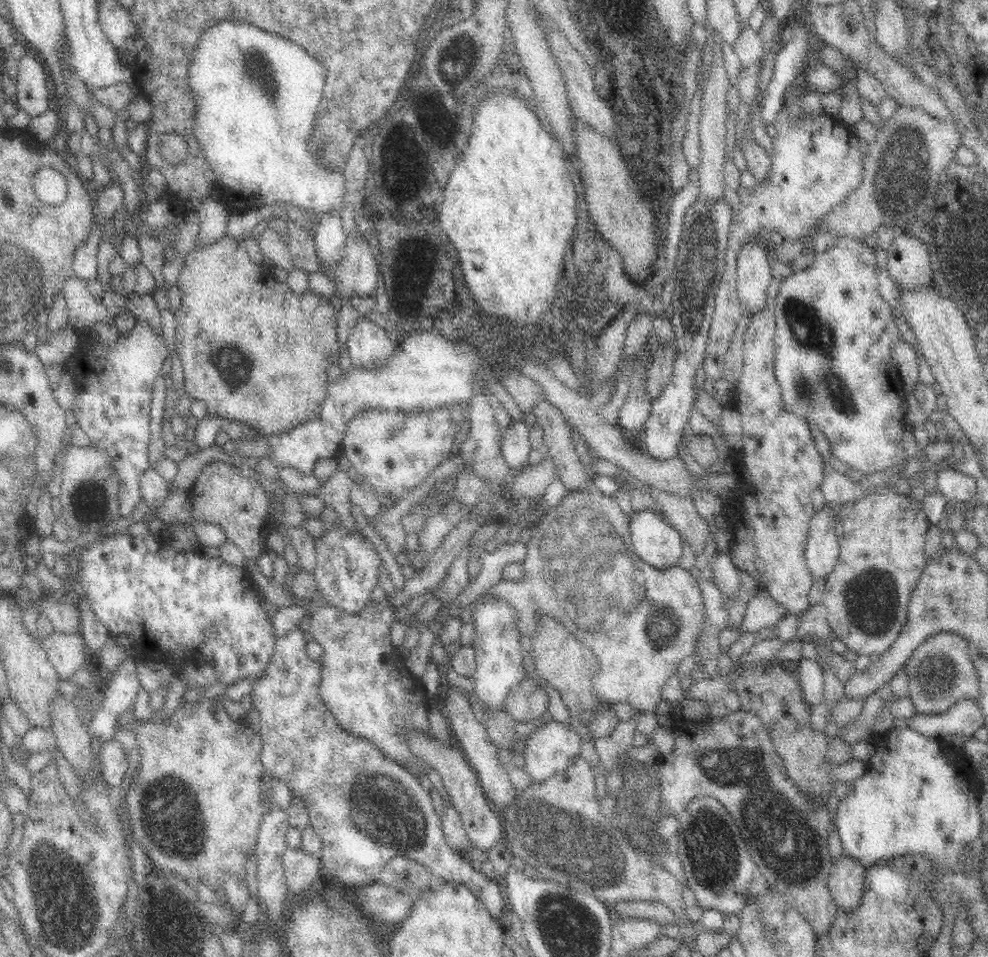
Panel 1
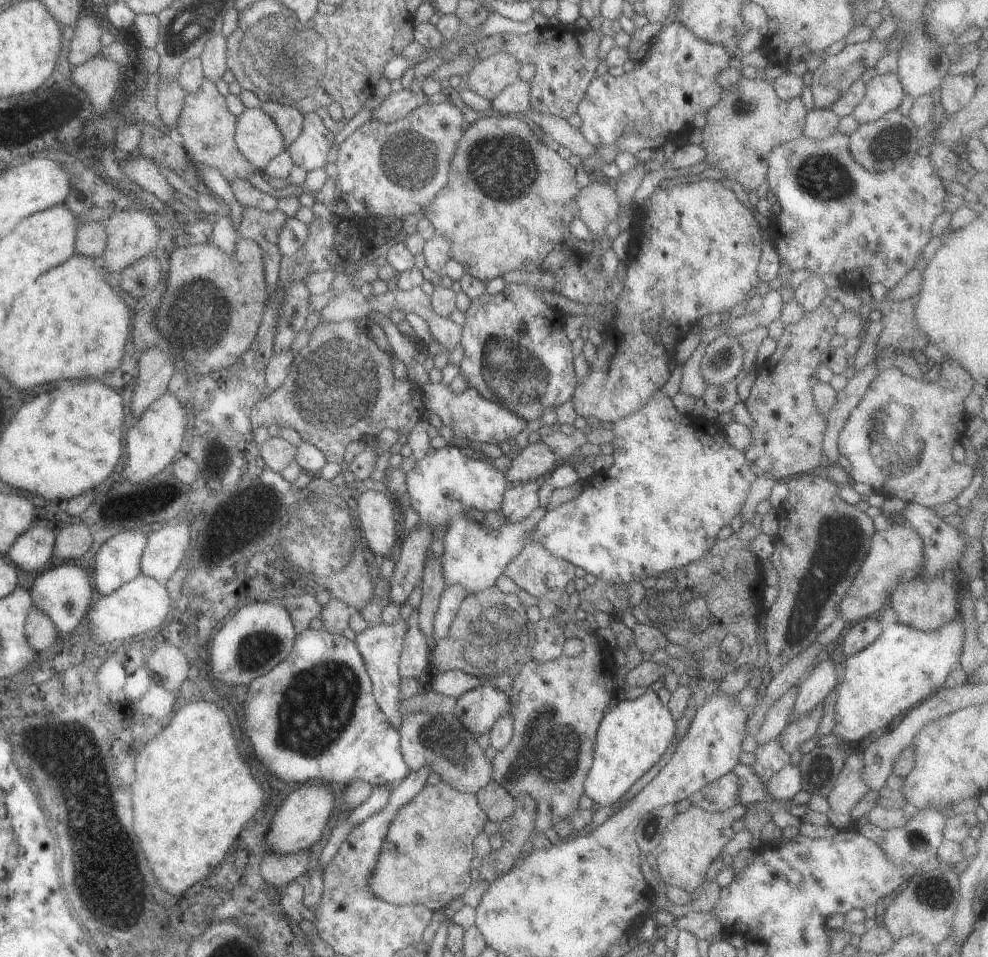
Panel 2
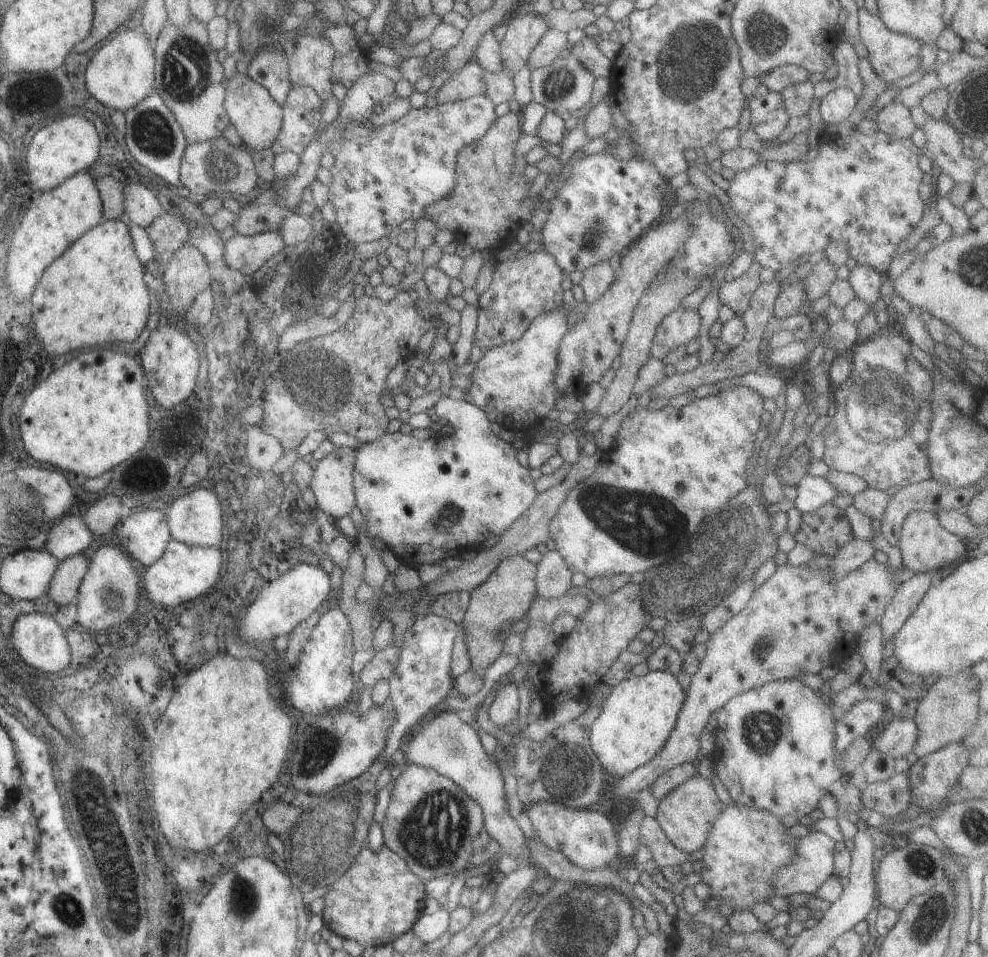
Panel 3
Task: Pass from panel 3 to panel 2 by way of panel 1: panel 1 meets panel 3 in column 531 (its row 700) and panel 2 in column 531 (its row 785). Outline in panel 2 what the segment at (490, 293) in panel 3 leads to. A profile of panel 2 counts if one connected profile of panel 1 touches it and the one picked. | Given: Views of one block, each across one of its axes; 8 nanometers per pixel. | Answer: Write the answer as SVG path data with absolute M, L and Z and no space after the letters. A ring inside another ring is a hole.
M506 284L498 296L473 298L465 310L463 326L460 326L463 358L458 364L459 376L469 388L475 388L479 396L501 404L531 427L539 424L544 412L570 400L577 382L573 372L571 341L562 329L565 313L542 302L540 292L539 287L527 284Z

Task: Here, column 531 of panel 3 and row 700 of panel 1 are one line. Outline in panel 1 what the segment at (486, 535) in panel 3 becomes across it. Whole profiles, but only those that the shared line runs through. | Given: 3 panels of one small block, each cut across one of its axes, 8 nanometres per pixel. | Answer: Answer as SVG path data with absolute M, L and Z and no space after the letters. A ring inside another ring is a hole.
M487 592L478 596L474 606L475 614L471 621L476 624L476 634L470 647L476 651L476 672L473 676L475 695L484 710L486 707L501 710L502 701L509 690L525 678L522 675L521 663L526 653L520 649L518 640L521 634L512 625L514 611L510 606L506 607L503 602L491 602L487 598Z

